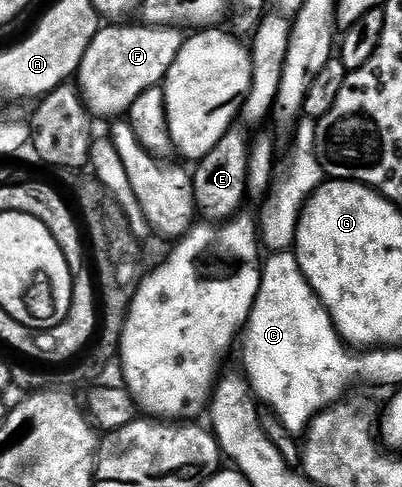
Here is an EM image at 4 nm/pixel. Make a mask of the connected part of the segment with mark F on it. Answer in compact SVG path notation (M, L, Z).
M127 23L104 24L79 64L77 81L96 118L118 118L130 110L141 91L162 86L185 40L184 30L174 25L123 24Z

